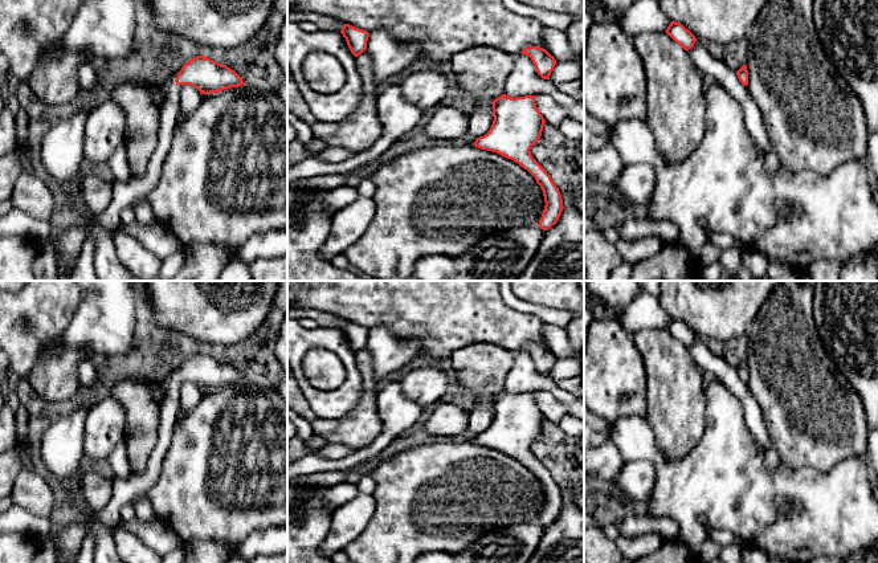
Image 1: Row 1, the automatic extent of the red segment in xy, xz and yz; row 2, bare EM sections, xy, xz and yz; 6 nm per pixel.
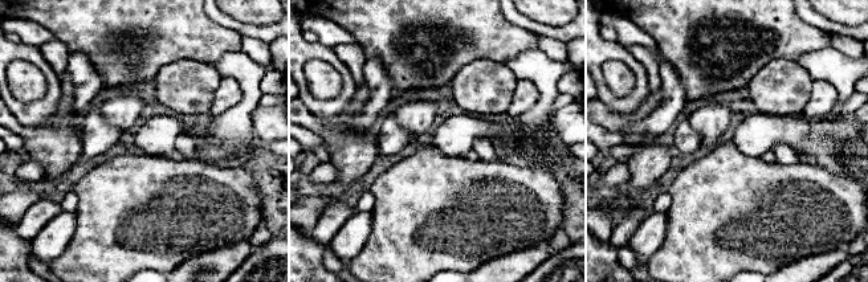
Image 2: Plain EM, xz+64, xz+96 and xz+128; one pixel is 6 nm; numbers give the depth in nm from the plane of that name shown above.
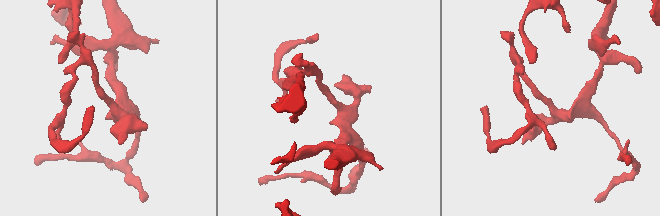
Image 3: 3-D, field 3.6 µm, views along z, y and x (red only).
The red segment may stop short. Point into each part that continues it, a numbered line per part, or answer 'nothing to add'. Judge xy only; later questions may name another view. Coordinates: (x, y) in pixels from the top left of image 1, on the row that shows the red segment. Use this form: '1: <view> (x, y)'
1: xy (123, 194)

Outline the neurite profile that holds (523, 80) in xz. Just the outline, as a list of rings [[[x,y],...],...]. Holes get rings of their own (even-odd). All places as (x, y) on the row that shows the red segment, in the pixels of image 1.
[[[523,53],[514,56],[514,66],[506,81],[505,94],[511,98],[548,94],[565,109],[569,118],[584,126],[584,102],[559,91],[555,83],[542,78],[531,58]]]

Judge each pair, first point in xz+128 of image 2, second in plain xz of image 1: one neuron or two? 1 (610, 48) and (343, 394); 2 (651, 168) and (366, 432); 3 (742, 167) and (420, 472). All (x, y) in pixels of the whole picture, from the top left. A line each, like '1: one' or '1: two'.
1: one
2: one
3: one

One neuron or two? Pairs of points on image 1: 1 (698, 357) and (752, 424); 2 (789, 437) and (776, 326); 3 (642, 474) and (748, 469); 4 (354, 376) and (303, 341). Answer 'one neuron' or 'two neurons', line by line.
1: one neuron
2: one neuron
3: two neurons
4: one neuron

